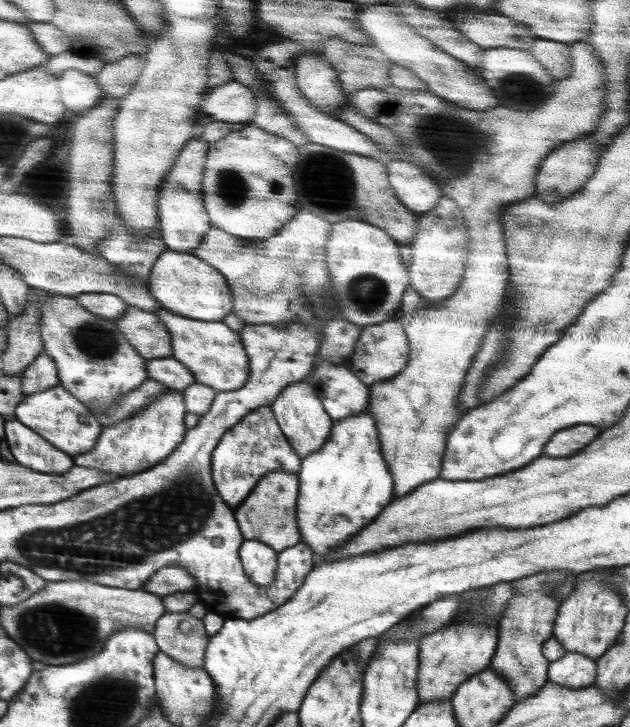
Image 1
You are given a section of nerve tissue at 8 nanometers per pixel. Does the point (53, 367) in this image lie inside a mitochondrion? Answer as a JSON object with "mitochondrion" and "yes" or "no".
{"mitochondrion":"no"}

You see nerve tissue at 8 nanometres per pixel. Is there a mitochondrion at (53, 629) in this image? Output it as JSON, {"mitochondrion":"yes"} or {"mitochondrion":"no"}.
{"mitochondrion":"yes"}

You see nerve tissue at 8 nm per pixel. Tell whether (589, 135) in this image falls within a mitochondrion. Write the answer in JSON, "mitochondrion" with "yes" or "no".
{"mitochondrion":"no"}

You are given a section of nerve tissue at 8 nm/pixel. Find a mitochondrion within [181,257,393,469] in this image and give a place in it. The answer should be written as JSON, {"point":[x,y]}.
{"point":[367,293]}

